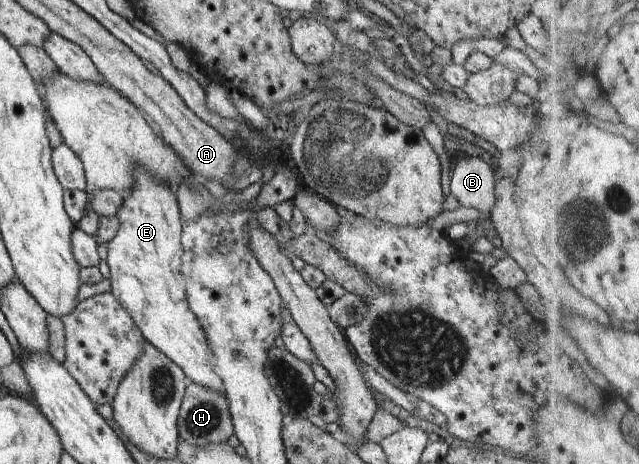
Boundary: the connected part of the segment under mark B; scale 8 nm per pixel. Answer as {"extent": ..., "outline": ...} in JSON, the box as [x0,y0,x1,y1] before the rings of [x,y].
{"extent":[450,154,496,212],"outline":[[[464,154],[450,177],[451,193],[464,207],[490,212],[495,206],[496,173],[482,158]]]}

